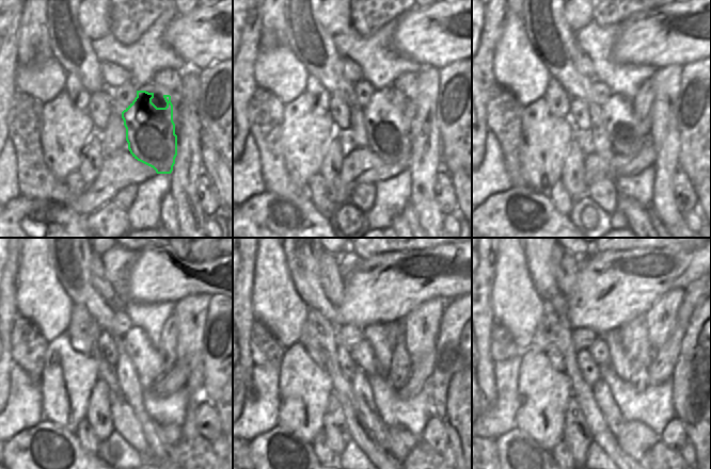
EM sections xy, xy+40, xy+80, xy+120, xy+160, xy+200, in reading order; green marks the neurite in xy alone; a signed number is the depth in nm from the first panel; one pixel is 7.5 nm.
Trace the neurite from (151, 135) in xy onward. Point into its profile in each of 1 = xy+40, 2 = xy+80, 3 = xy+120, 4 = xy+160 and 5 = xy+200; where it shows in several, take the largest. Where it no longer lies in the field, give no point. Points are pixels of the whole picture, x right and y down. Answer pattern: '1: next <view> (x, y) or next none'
1: next xy+40 (388, 127)
2: next xy+80 (621, 125)
3: next xy+120 (142, 369)
4: next xy+160 (362, 354)
5: next xy+200 (599, 350)

